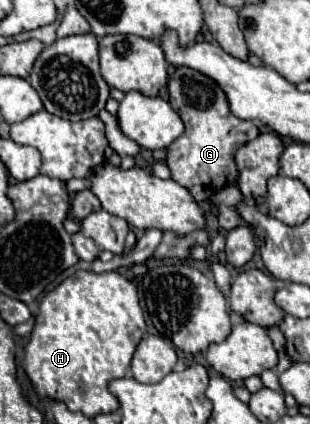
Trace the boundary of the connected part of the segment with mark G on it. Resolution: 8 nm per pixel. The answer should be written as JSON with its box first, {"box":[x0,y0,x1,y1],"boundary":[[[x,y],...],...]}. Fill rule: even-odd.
{"box":[166,67,260,191],"boundary":[[[178,67],[168,79],[168,95],[172,109],[182,117],[186,127],[184,133],[172,145],[168,145],[166,165],[172,179],[188,189],[198,183],[210,187],[212,191],[234,185],[238,179],[234,155],[244,143],[258,137],[260,131],[256,125],[252,121],[234,117],[228,107],[226,93],[220,89],[220,85],[196,69]]]}

